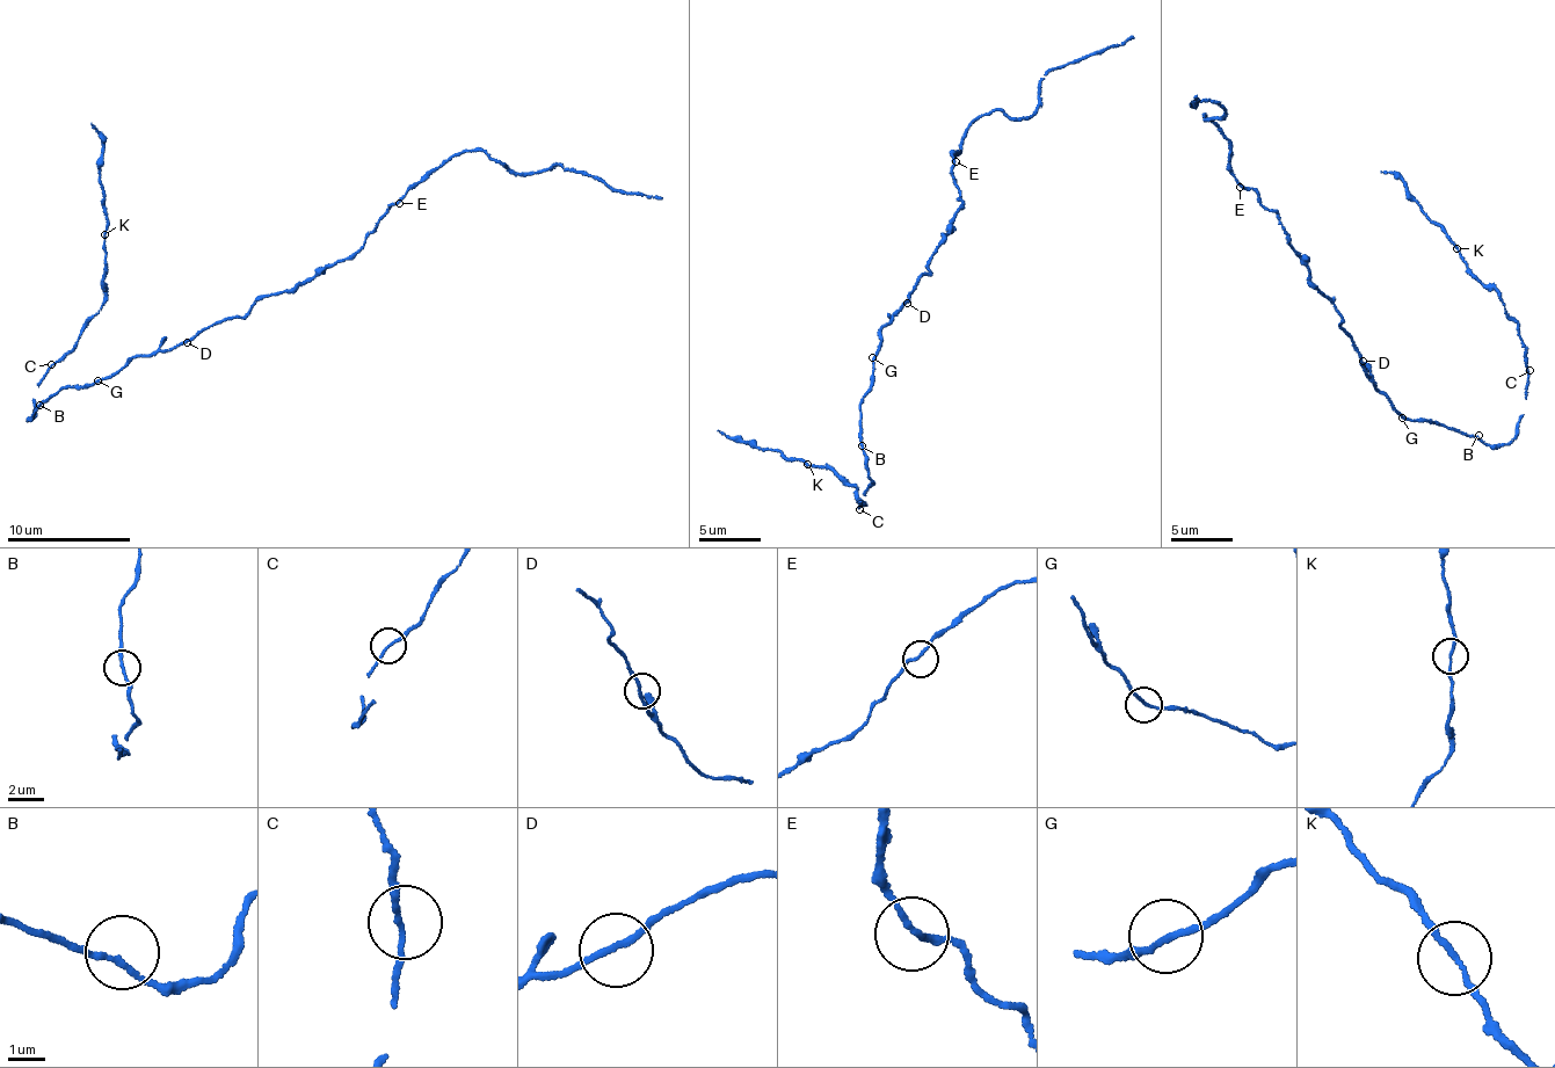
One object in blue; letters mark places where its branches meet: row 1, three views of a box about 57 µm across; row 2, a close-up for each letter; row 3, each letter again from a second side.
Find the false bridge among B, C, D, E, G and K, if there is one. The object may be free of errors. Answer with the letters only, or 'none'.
none

